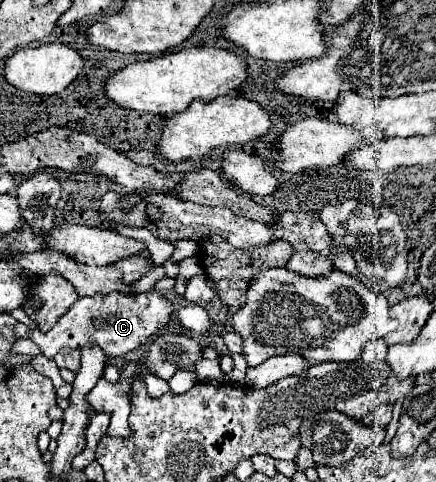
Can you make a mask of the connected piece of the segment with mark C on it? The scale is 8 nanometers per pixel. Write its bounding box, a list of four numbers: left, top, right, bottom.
[16,292,174,358]

